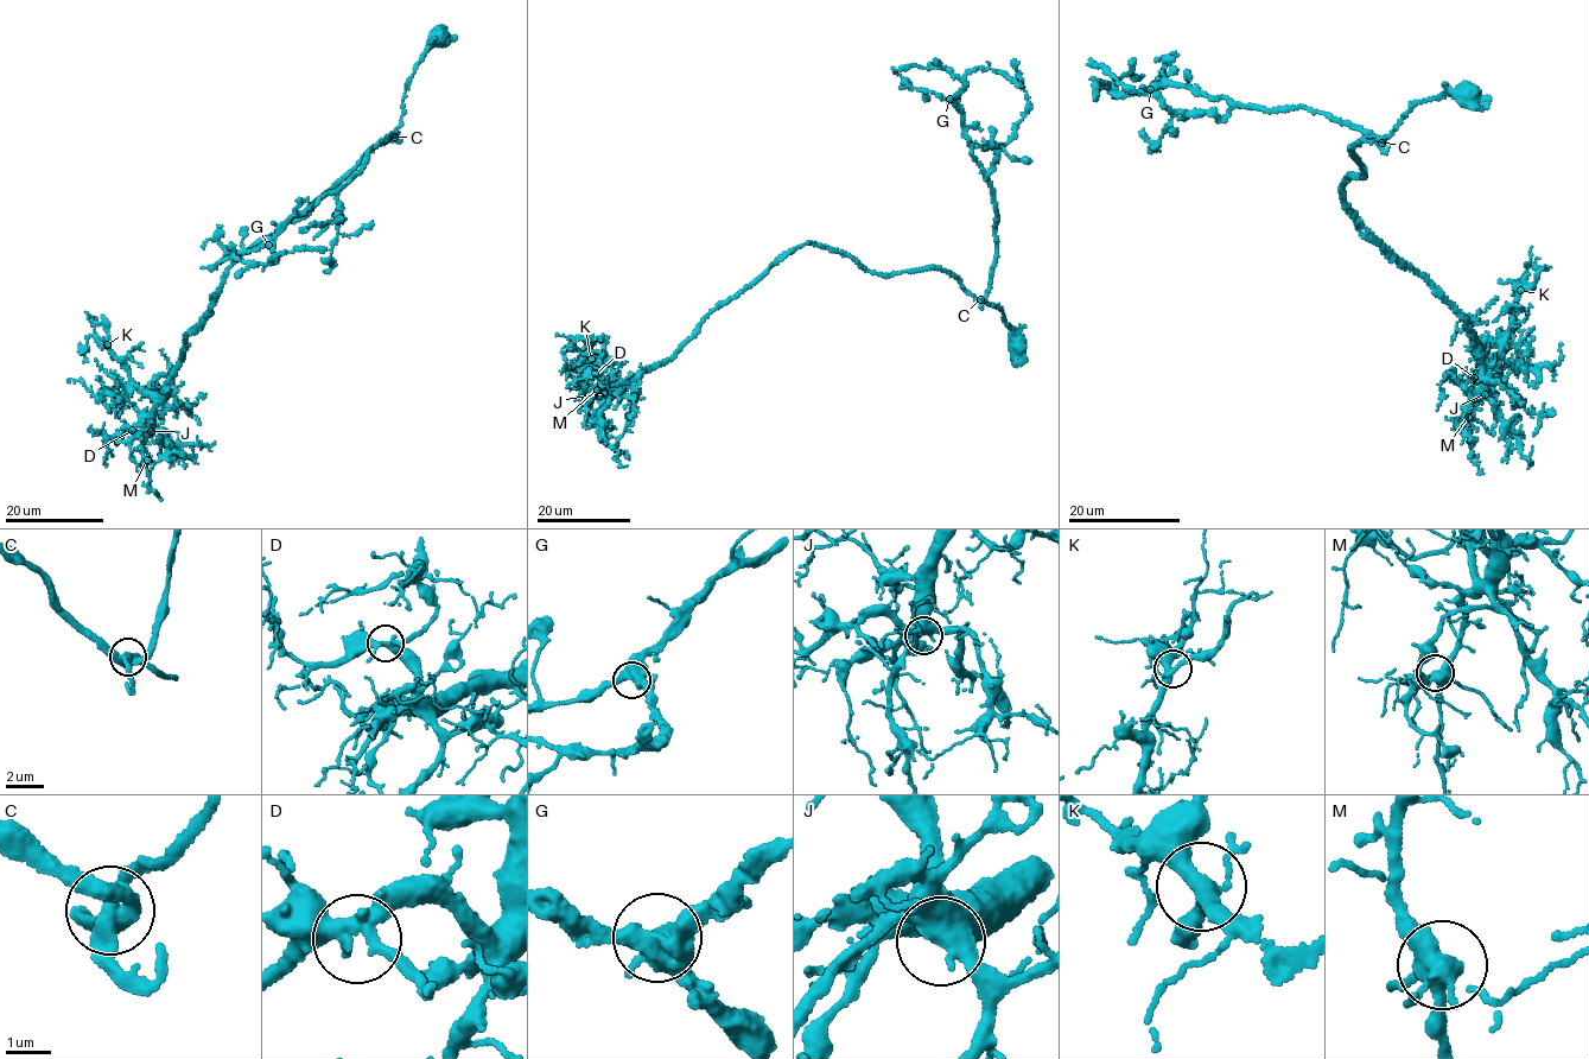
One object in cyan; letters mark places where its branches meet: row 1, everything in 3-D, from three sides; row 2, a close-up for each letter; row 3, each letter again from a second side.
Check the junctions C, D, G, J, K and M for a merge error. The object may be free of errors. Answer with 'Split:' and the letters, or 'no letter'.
Split: no letter

